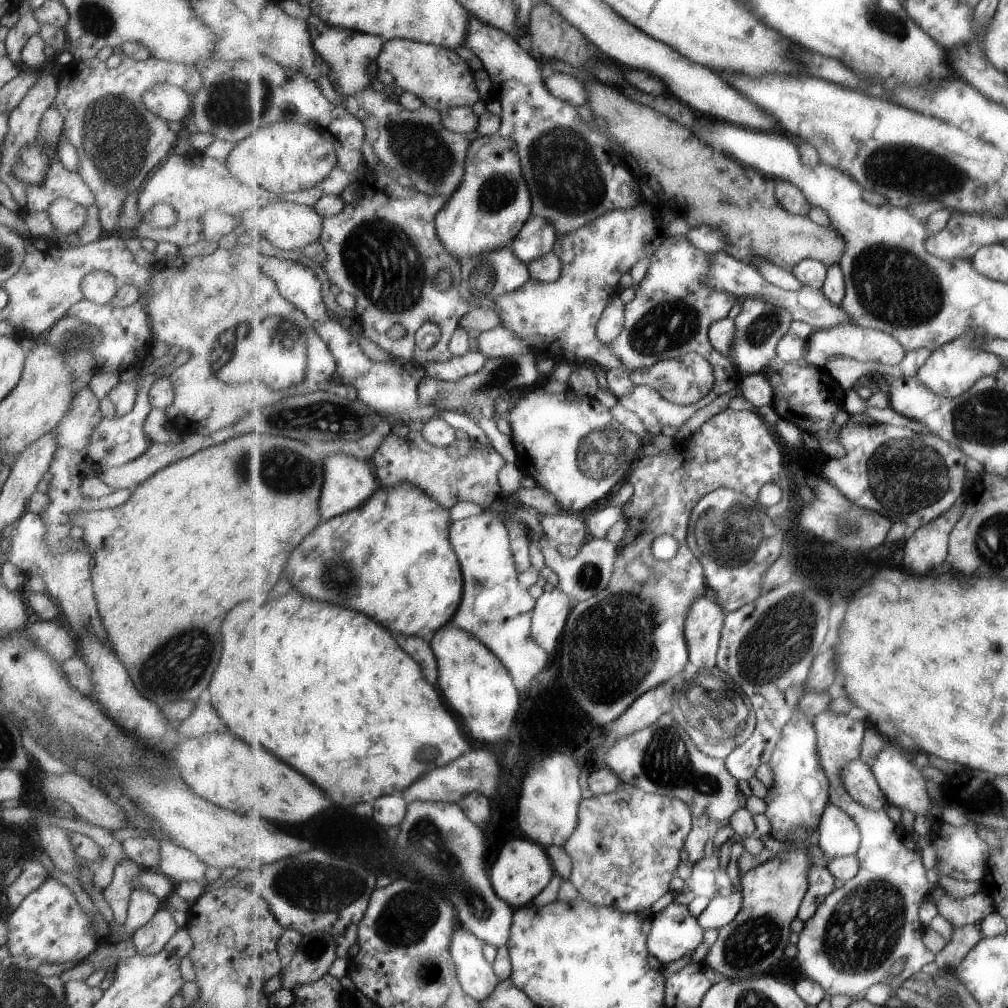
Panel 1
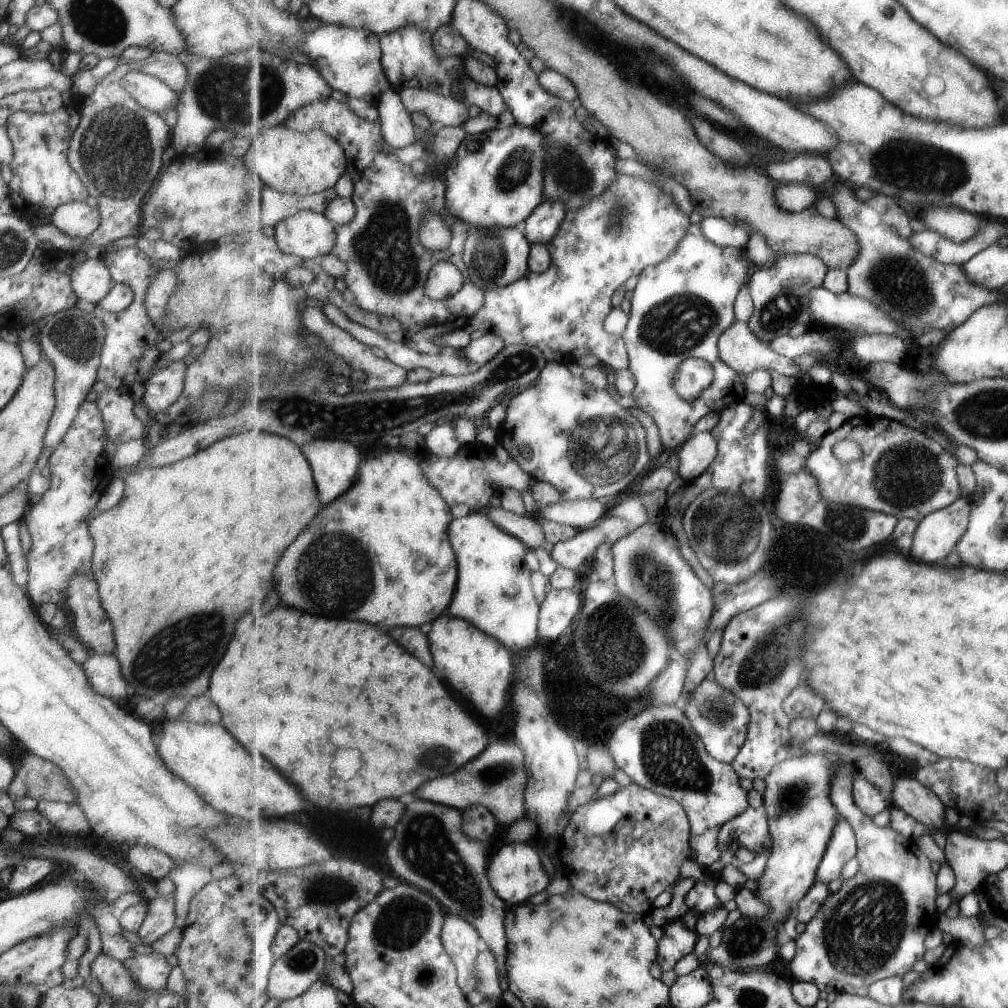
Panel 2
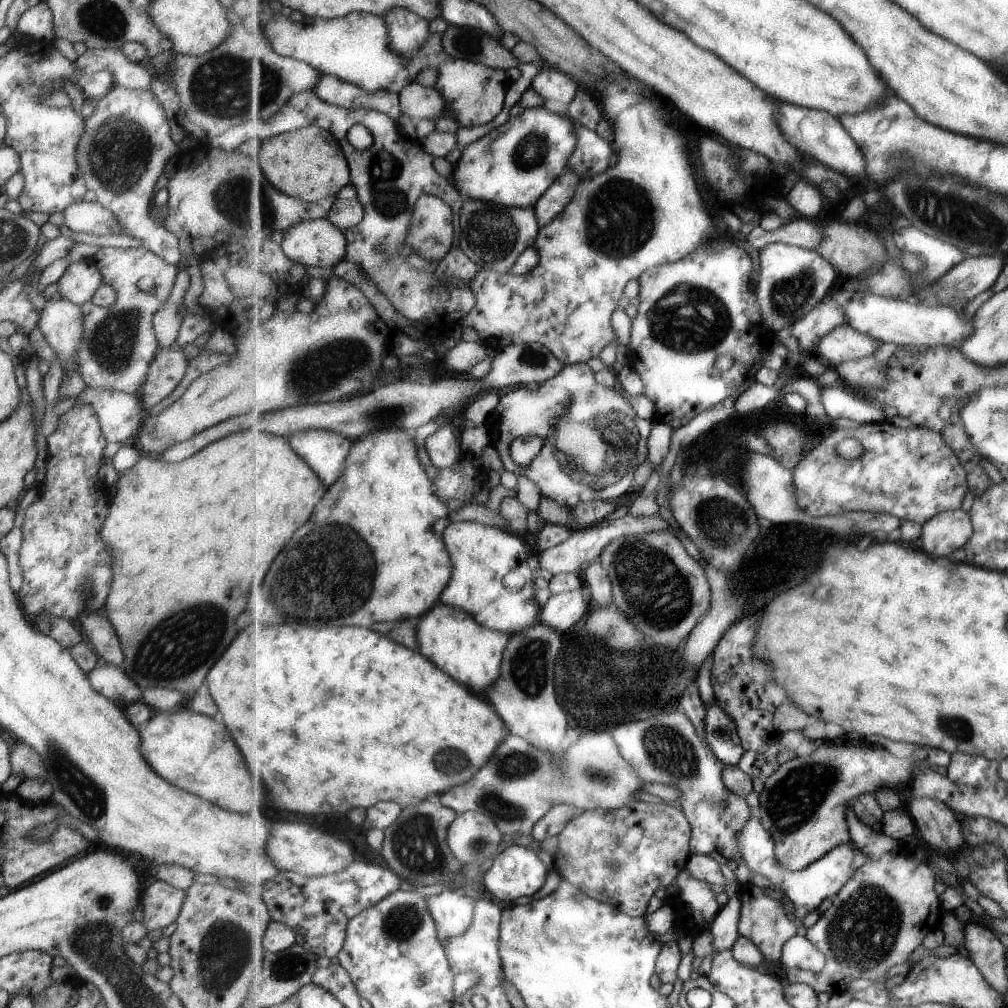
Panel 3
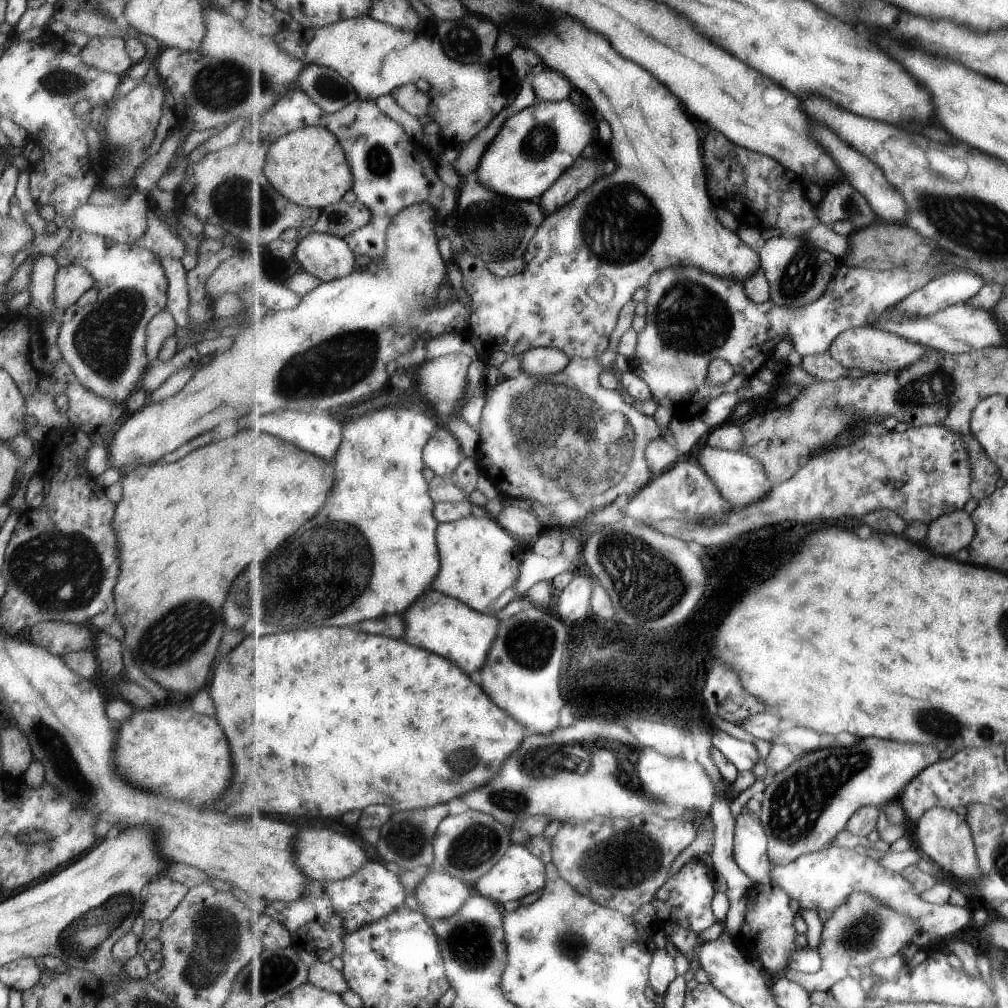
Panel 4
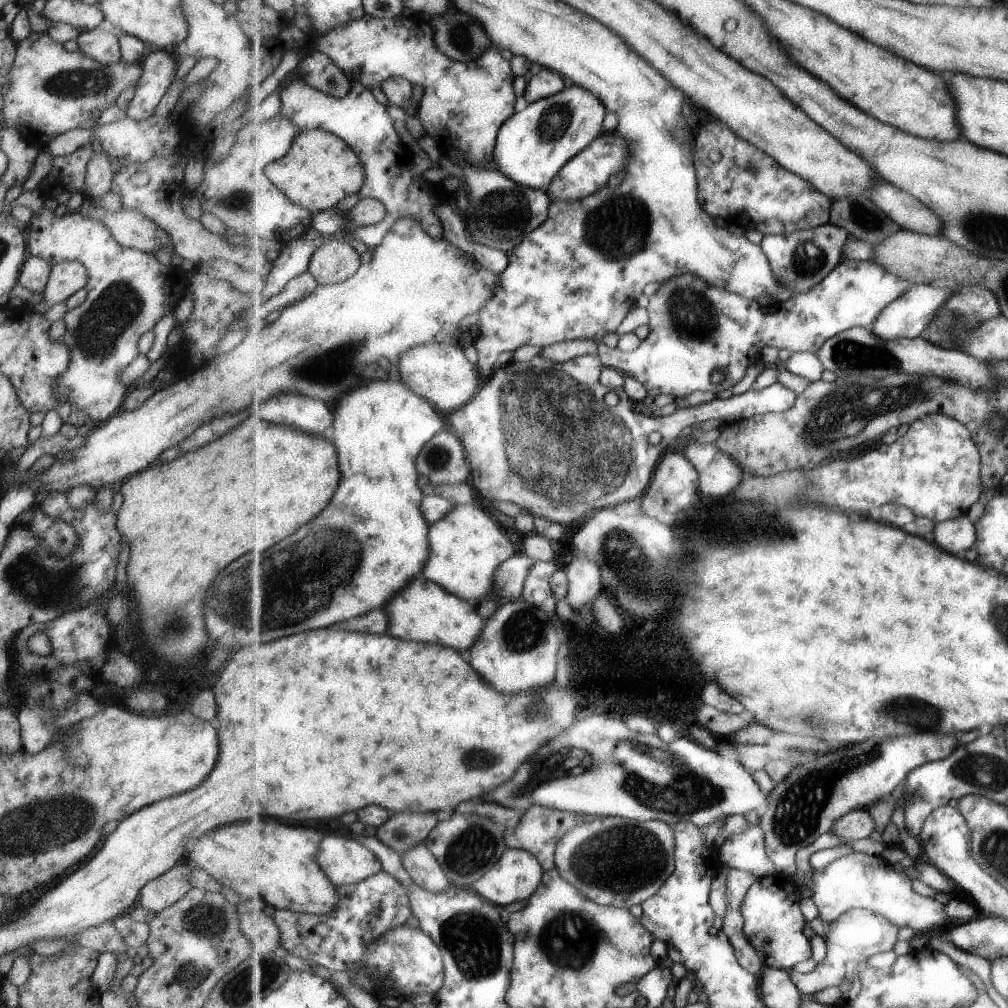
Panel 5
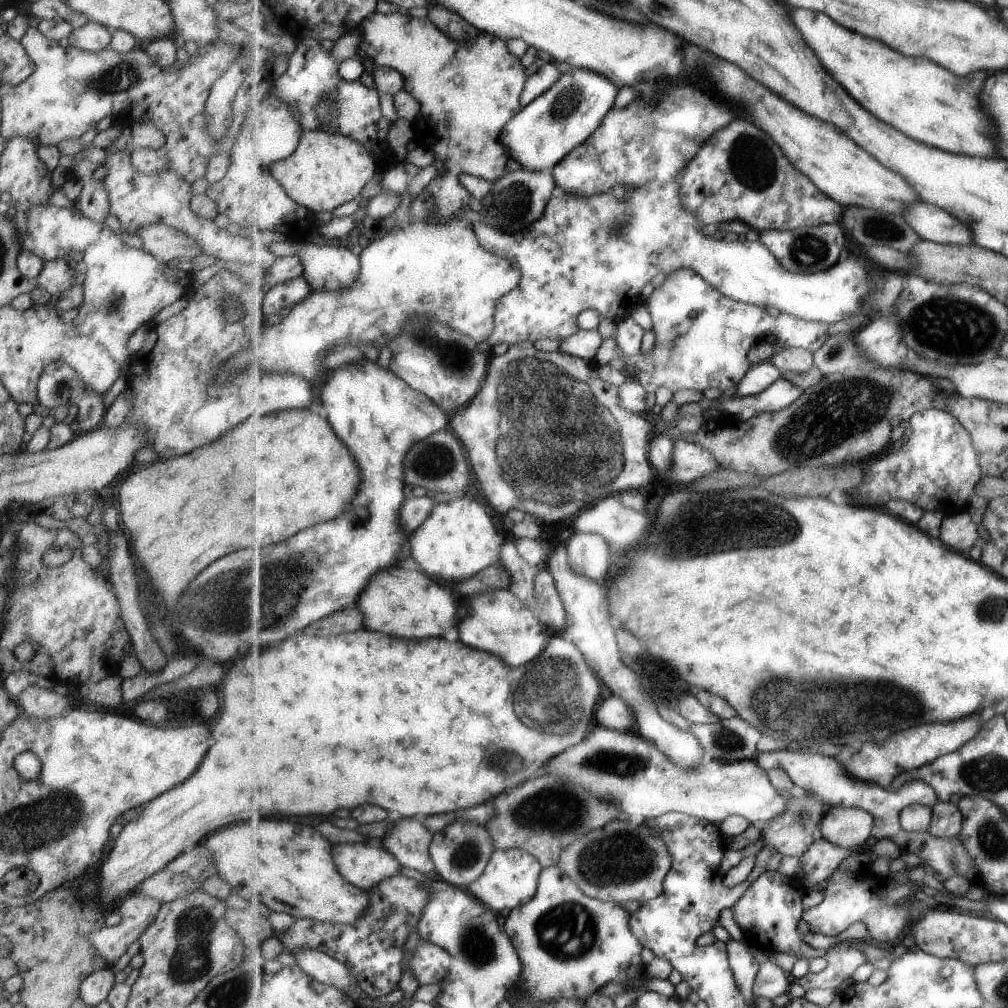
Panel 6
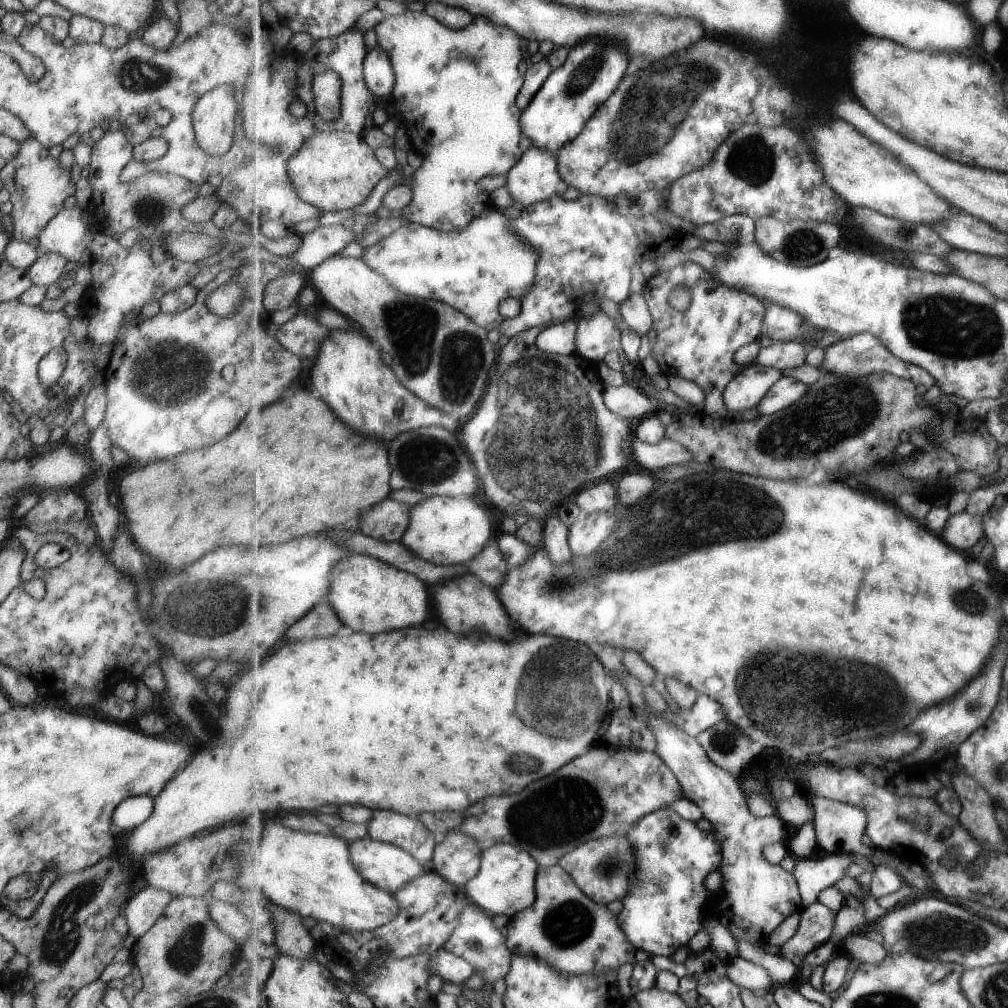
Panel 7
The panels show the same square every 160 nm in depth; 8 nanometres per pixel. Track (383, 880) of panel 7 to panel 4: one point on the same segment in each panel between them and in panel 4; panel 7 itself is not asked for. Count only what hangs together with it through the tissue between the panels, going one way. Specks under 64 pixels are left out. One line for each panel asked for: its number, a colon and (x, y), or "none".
4: (323, 854)
5: (347, 861)
6: (366, 866)

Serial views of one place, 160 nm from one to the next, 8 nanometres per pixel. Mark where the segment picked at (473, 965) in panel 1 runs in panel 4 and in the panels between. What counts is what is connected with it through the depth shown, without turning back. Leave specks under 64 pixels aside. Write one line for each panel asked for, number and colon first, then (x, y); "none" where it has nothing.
2: (463, 941)
3: (453, 910)
4: (440, 895)

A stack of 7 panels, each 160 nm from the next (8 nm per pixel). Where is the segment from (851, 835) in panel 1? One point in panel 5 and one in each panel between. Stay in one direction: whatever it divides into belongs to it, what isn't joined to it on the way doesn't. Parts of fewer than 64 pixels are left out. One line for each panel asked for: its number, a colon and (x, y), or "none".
2: (843, 846)
3: (806, 888)
4: (824, 880)
5: (855, 881)

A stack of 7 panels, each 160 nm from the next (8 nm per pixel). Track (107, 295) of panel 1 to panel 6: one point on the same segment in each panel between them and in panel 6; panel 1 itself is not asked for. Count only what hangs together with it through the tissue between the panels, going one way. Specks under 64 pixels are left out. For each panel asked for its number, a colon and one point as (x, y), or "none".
2: (89, 280)
3: (79, 280)
4: (70, 281)
5: (66, 276)
6: (55, 276)

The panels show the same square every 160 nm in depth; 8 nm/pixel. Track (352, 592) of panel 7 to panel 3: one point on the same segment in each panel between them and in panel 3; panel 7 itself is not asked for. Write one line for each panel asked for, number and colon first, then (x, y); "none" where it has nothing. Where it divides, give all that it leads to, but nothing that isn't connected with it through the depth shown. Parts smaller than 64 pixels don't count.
3: (466, 649)
4: (438, 622)
5: (424, 611)
6: (405, 603)

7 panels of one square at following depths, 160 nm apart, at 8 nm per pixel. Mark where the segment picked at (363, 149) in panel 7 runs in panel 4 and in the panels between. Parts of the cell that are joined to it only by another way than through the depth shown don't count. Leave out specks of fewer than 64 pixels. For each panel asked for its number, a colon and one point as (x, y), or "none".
4: (309, 166)
5: (321, 169)
6: (328, 169)

